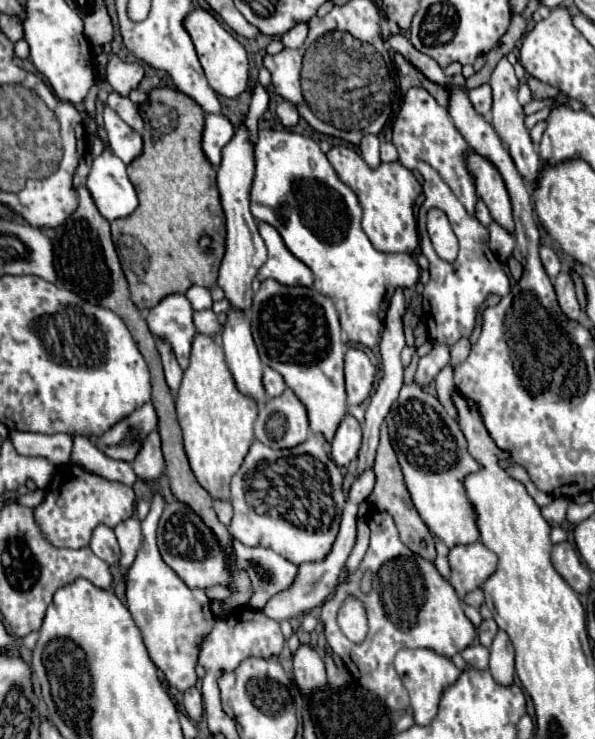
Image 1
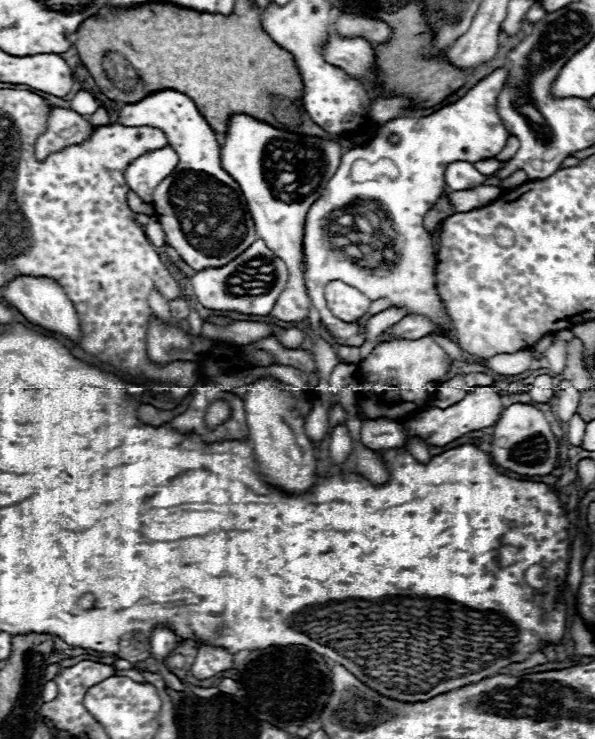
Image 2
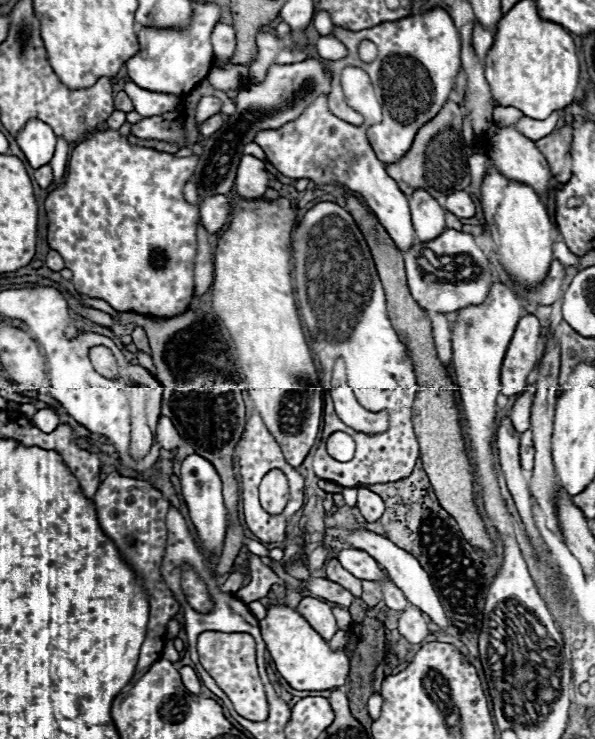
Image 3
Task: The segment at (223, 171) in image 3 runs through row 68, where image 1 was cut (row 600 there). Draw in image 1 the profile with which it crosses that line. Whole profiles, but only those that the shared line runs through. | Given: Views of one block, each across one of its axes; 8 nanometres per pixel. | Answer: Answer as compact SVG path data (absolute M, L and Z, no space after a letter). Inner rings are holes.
M368 468L368 472L362 472L360 476L356 476L352 488L350 488L350 496L346 500L346 506L344 506L344 512L342 512L342 522L340 522L340 532L336 536L336 542L330 550L330 554L326 556L326 560L322 562L308 562L308 564L300 564L298 566L298 574L296 574L296 580L284 590L284 592L278 592L276 596L272 596L268 600L268 604L264 606L264 614L276 622L280 620L290 620L290 618L298 618L306 612L310 612L312 608L318 608L324 604L324 600L336 590L342 574L344 574L344 564L354 548L354 542L356 542L356 514L358 514L358 508L360 504L372 494L374 490L374 482L376 482L376 476L374 476L374 470Z

